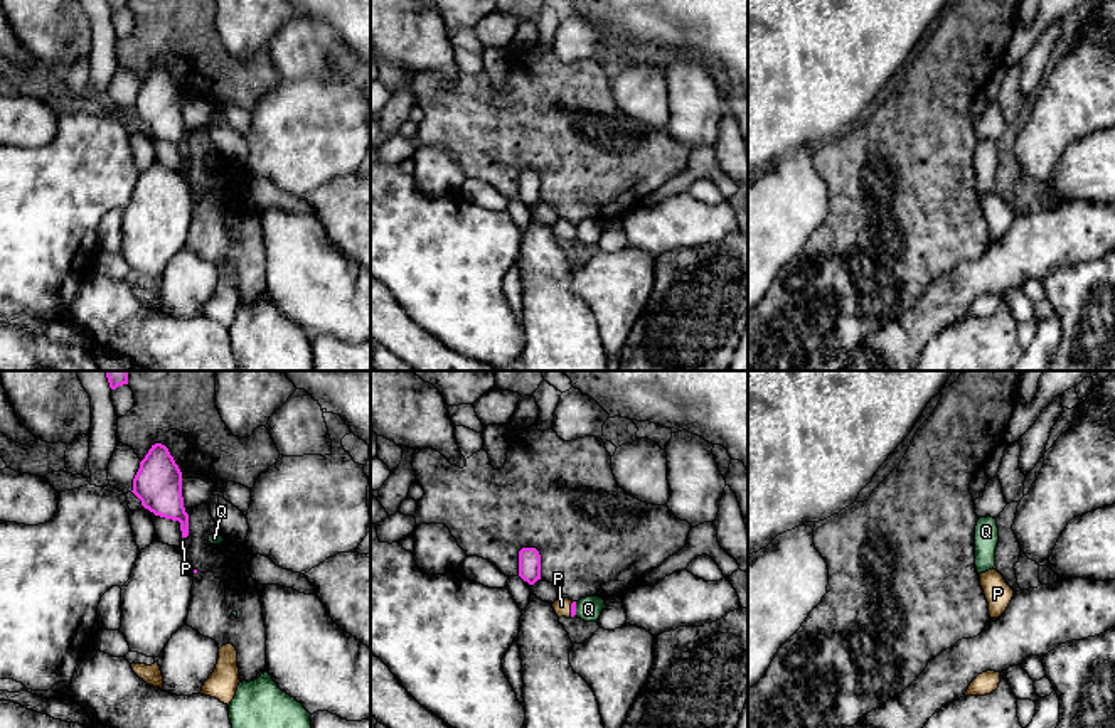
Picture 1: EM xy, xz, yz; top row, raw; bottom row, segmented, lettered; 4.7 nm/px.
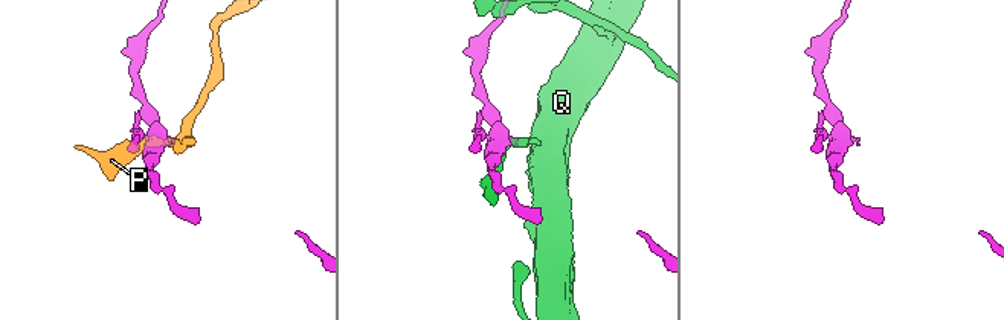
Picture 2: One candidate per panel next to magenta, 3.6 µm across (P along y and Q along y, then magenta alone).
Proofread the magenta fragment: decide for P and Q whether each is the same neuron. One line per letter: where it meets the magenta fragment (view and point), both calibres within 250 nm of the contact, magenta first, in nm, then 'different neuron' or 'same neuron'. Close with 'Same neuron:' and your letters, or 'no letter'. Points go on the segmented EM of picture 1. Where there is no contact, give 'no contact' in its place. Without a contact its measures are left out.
P: meets magenta in xz at (571, 609); 30 nm thick on the magenta side, 80 nm on the other; same neuron
Q: meets magenta in xz at (575, 609); 30 nm thick on the magenta side, 120 nm on the other; different neuron
Same neuron: P

